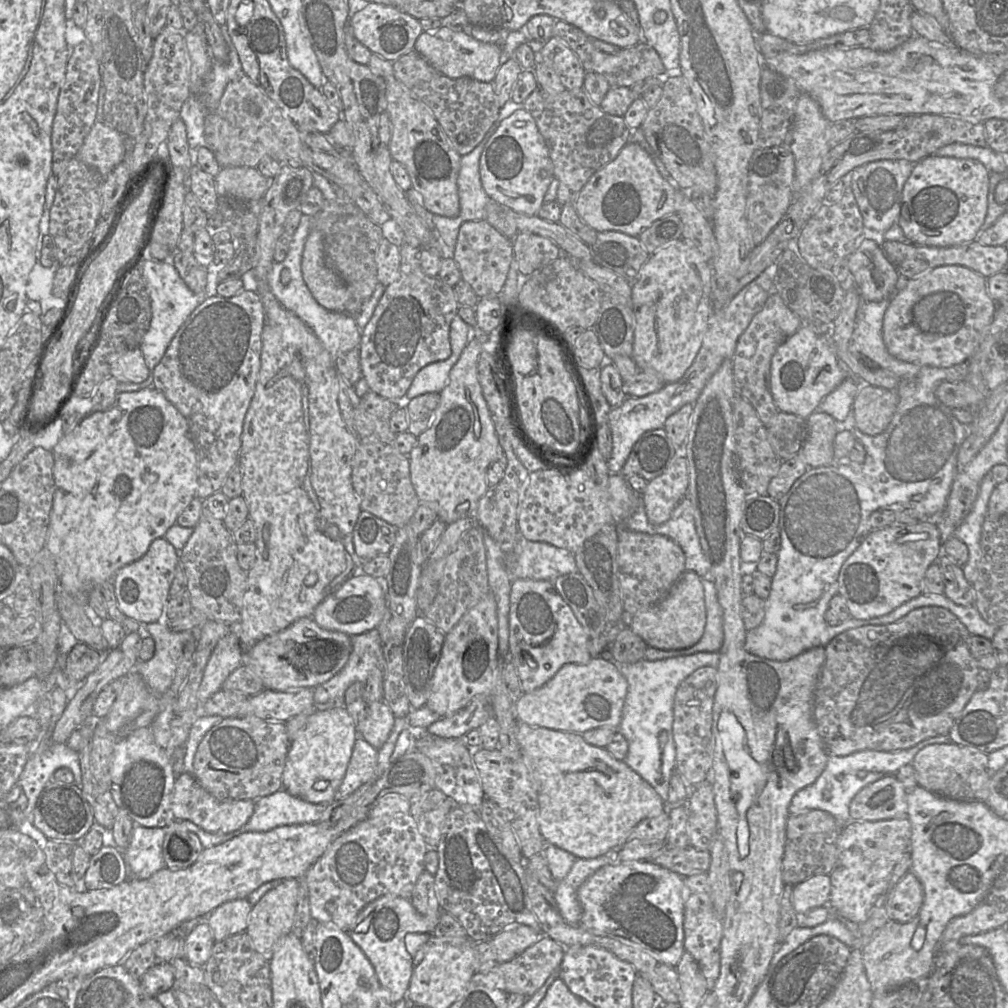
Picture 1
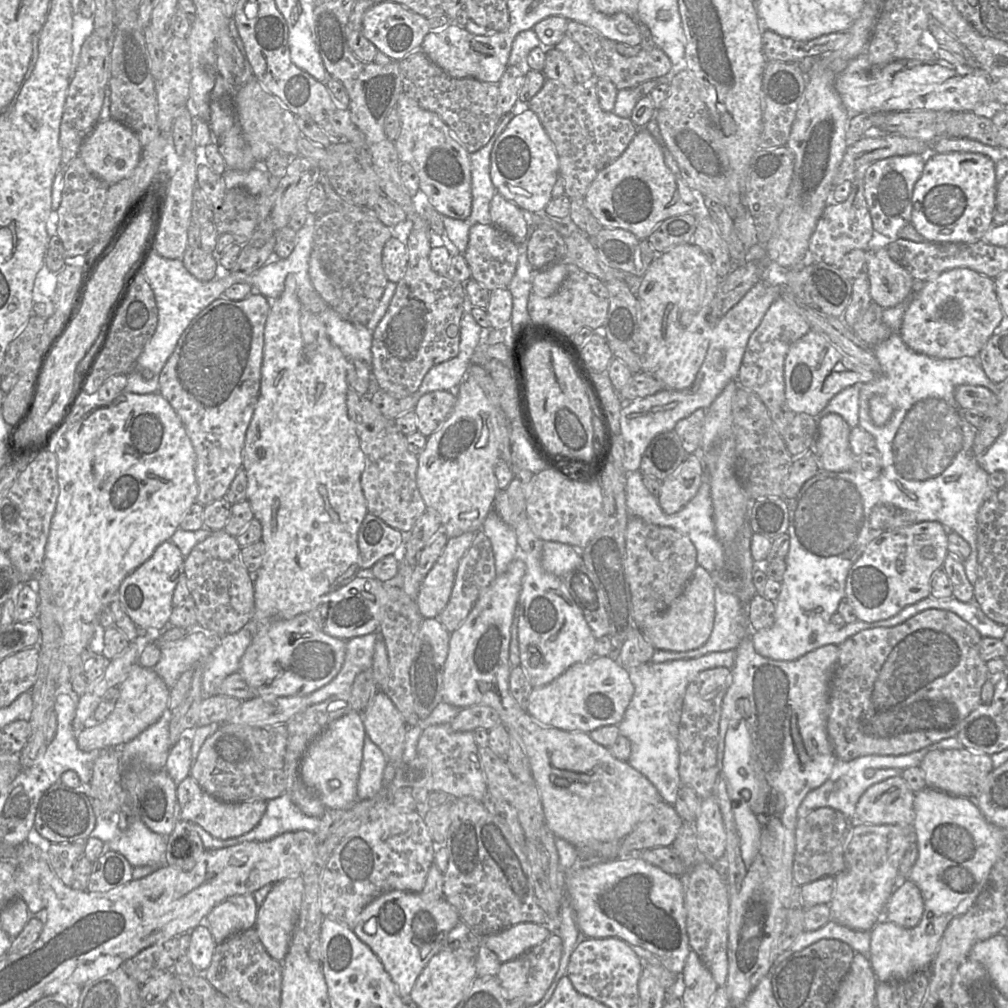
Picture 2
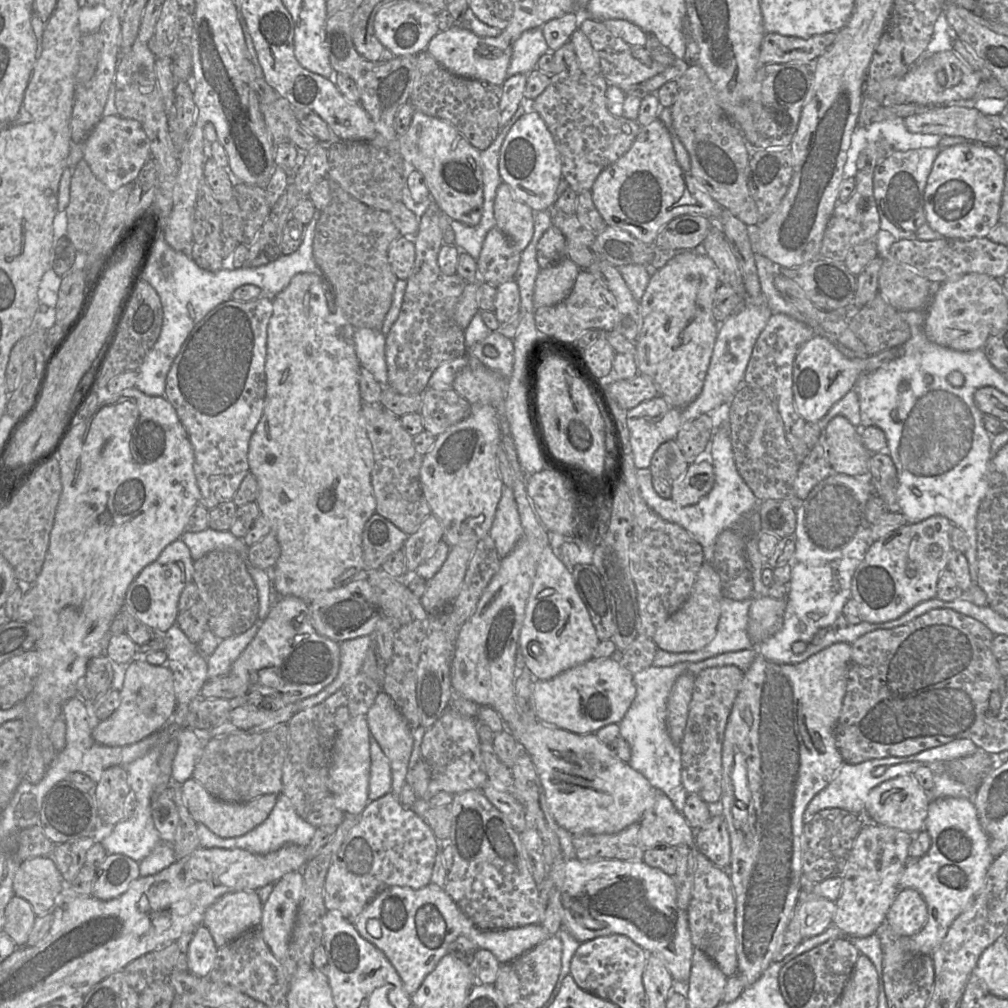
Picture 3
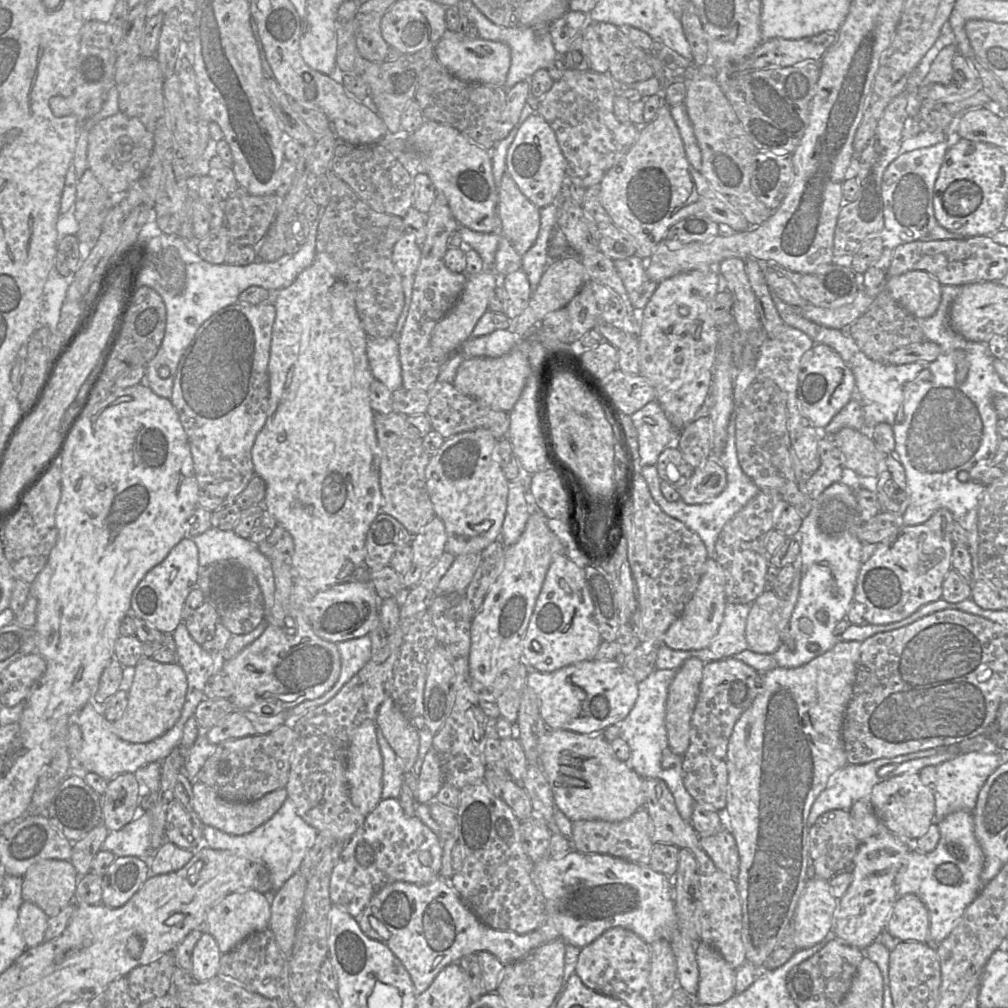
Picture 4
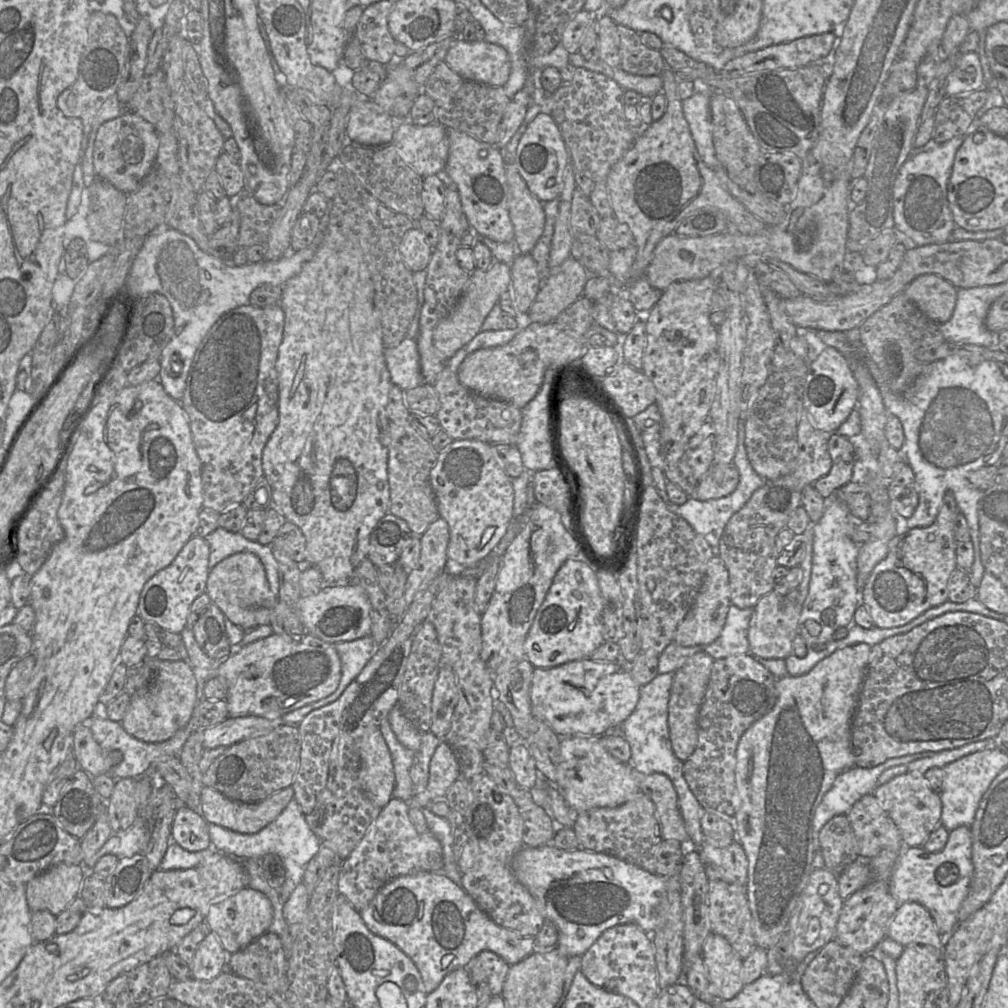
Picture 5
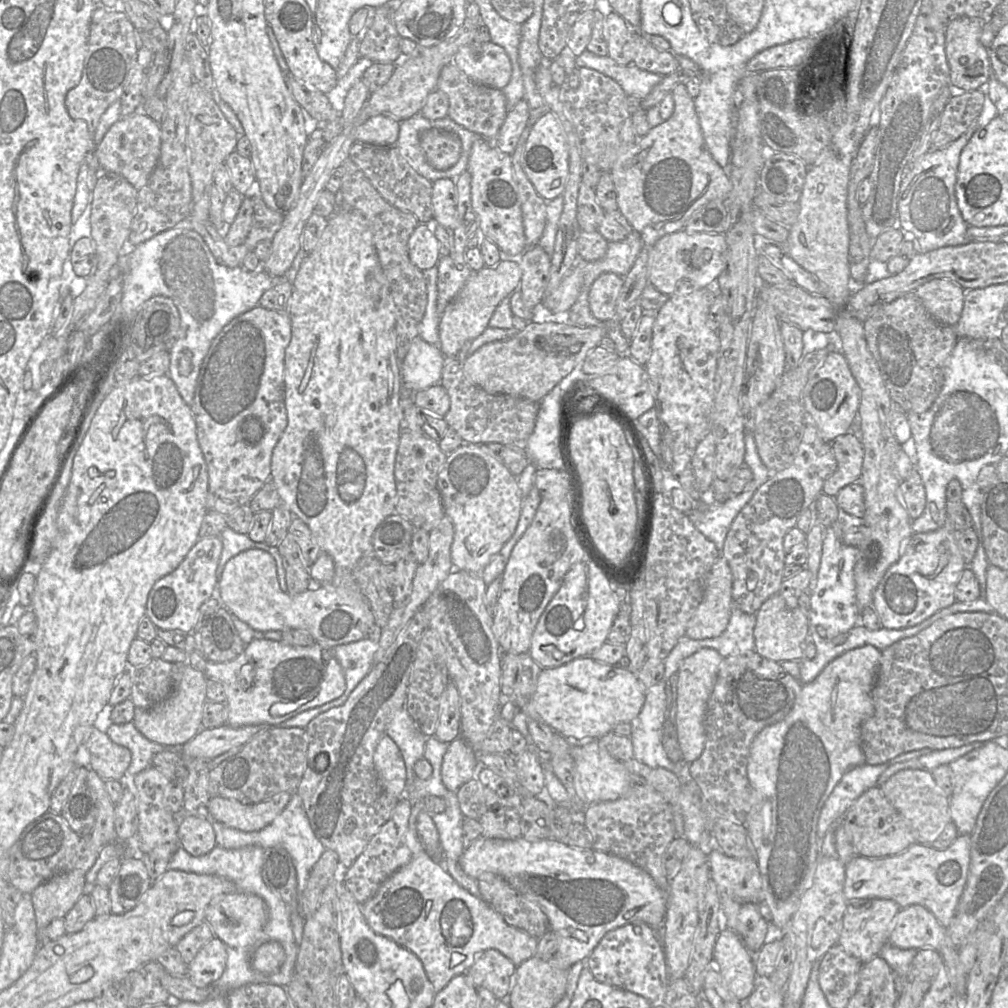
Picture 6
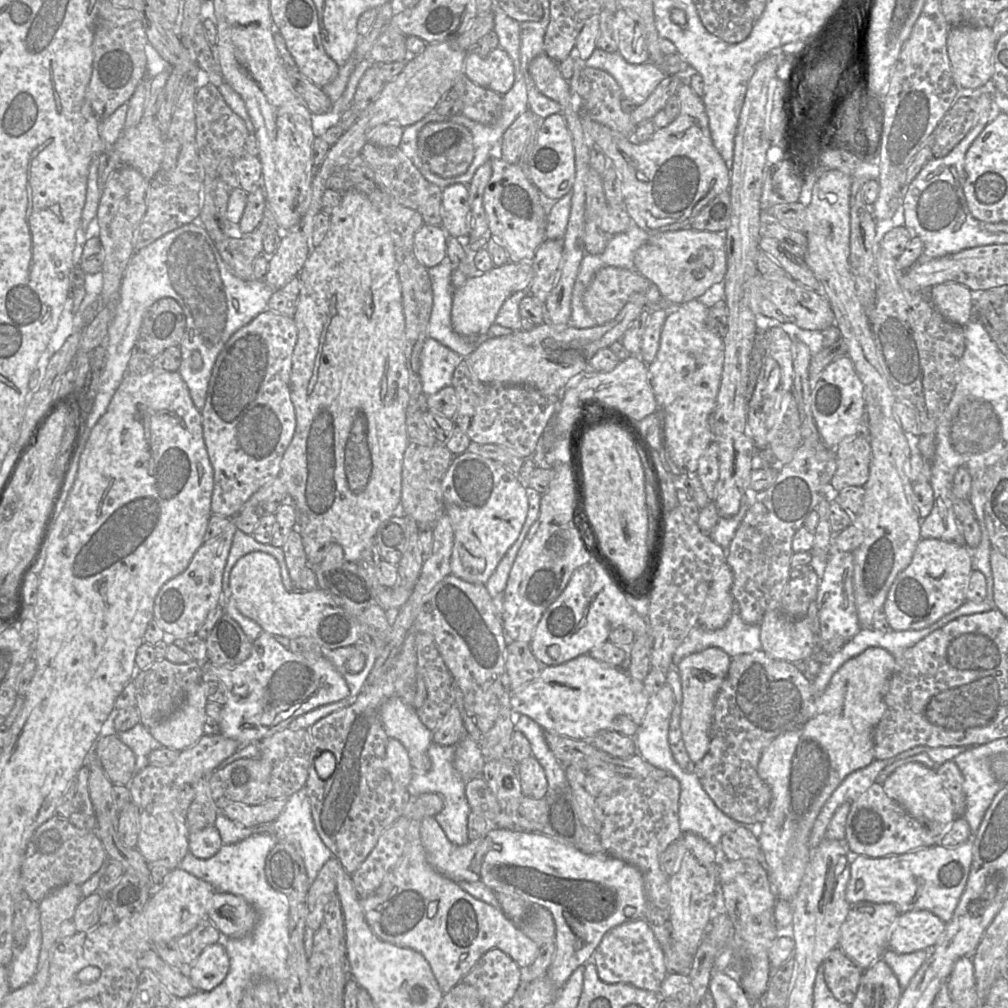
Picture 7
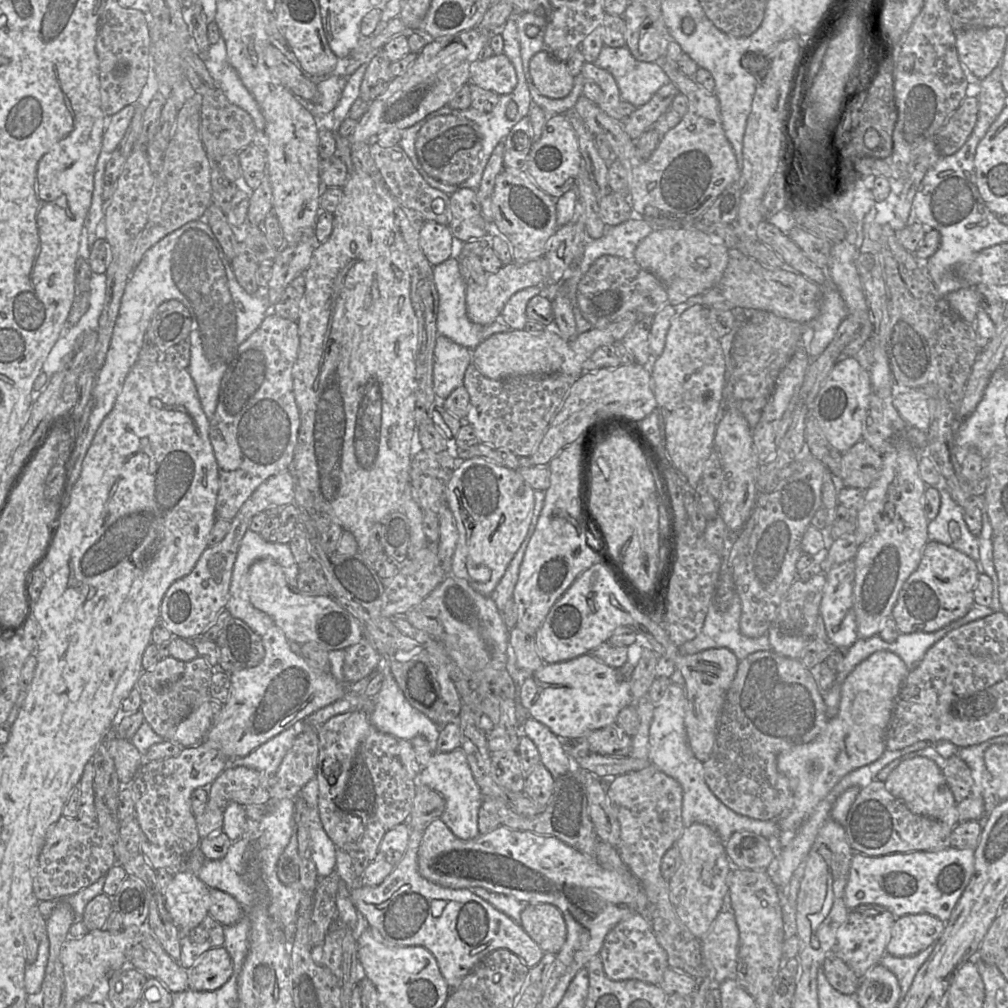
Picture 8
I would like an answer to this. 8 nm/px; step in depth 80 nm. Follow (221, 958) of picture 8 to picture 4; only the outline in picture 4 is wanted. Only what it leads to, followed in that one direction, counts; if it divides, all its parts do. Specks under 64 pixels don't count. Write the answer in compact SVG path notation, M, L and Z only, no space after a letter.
M205 931L192 951L191 974L196 982L217 976L222 953L215 938Z

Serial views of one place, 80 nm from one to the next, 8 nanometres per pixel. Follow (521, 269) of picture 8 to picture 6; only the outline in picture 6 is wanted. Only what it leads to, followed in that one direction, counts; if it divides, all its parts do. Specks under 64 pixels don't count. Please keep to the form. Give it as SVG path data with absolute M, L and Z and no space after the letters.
M501 260L493 267L472 272L461 291L443 311L439 323L439 348L444 356L454 359L488 327L496 307L518 289L522 271L516 260Z

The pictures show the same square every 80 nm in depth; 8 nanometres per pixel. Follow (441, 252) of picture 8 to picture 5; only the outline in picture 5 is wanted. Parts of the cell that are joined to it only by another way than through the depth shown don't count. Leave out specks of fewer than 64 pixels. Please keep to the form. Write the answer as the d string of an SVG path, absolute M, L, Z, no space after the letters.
M419 228L407 231L400 244L403 261L413 273L426 270L432 250L425 234Z

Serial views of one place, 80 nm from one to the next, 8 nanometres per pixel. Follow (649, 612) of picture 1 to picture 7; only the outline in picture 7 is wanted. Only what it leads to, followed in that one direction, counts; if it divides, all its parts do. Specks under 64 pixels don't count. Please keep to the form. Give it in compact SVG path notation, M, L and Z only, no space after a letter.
M725 562L713 577L703 610L699 616L699 626L708 631L723 628L729 621L734 598L732 595L733 572Z

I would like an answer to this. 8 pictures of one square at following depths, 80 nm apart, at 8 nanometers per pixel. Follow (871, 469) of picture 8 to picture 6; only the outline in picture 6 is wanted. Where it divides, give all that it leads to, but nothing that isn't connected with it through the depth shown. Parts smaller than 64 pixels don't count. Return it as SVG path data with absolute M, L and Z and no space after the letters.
M853 434L836 437L831 443L837 469L823 485L822 492L835 497L845 486L858 482L862 476L864 446Z

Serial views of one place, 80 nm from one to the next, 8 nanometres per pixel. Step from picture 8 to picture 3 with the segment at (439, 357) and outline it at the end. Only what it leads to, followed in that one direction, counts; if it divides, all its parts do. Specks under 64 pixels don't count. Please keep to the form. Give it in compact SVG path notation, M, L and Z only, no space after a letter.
M369 328L354 329L352 340L361 367L367 369L382 385L387 386L385 335Z

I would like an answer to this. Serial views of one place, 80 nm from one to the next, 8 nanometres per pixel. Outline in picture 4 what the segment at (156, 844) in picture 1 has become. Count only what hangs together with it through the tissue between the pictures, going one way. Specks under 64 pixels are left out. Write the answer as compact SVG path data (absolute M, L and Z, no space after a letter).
M142 808L133 821L119 830L109 831L100 850L112 852L116 857L136 856L149 860L154 853L150 836L151 818L149 811Z

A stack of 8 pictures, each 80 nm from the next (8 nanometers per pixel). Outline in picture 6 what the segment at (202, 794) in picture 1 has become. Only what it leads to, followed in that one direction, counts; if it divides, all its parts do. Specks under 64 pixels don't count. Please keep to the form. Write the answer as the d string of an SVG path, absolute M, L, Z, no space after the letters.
M282 792L256 804L243 804L223 797L210 797L207 811L212 820L244 832L269 825L287 806L294 792Z

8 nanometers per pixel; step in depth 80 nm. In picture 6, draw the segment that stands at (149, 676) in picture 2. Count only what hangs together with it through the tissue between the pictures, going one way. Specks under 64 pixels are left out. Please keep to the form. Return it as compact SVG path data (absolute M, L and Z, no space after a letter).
M175 663L173 668L173 689L171 694L148 709L136 708L132 723L136 729L152 742L166 747L182 747L202 729L203 705L206 697L205 675L189 663Z

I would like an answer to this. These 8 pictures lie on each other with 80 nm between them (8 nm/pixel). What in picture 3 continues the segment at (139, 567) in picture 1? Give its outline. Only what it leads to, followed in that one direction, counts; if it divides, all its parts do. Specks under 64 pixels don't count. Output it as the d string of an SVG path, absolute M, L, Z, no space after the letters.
M180 539L171 542L128 585L124 596L127 612L151 631L167 632L176 623L180 595L186 584L192 582L193 573L194 560L188 546Z

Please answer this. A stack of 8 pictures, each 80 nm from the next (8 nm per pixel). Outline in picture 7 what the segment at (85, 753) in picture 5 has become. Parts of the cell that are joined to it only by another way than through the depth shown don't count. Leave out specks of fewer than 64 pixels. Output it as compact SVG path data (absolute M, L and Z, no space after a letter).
M117 734L99 736L95 750L102 767L113 784L129 785L135 769L135 754Z

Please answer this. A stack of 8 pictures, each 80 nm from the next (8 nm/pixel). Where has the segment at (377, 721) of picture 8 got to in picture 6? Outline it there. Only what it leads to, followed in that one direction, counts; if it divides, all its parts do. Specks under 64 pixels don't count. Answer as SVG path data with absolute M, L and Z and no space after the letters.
M405 707L392 716L385 733L396 743L403 756L406 767L406 784L411 786L417 778L414 765L424 755L427 736L423 734Z

